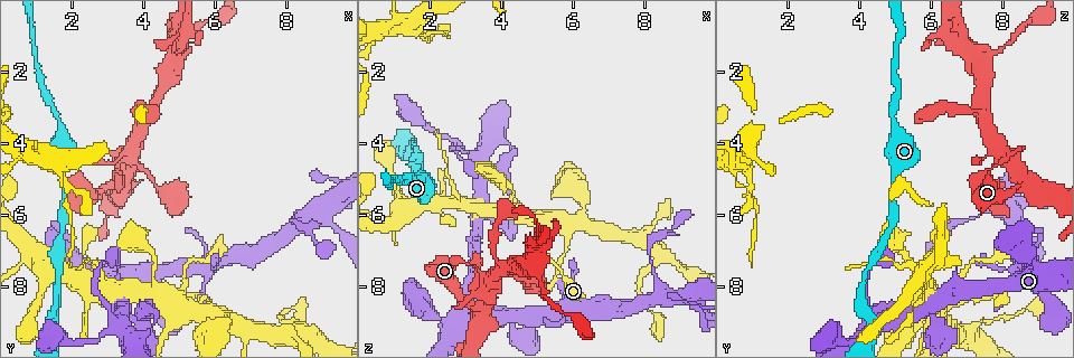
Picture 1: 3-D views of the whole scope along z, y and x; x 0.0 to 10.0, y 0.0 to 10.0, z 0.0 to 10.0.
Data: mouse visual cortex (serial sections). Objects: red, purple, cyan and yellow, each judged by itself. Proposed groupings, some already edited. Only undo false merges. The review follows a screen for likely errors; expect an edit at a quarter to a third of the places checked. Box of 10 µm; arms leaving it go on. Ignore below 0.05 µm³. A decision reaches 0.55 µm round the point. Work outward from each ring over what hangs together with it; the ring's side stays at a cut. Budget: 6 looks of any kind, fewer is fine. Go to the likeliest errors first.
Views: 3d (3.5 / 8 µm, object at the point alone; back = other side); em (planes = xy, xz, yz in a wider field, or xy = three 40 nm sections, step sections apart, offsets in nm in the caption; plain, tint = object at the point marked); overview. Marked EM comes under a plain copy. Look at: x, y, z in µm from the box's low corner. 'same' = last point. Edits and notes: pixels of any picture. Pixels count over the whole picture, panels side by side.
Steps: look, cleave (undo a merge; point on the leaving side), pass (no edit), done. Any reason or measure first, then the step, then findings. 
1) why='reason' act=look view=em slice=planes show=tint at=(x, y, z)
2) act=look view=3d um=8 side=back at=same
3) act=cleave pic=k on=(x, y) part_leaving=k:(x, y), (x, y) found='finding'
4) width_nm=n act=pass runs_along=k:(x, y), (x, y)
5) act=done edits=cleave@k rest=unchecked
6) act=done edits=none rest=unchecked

why='four or more arms meet' act=look view=3d um=3.5 at=(5.05, 8.40, 6.15)

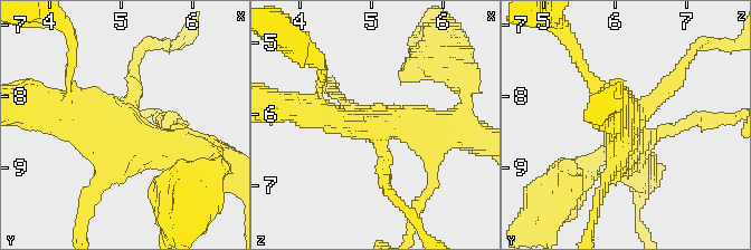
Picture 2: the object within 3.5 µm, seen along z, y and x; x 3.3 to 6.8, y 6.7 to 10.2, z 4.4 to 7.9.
why='need the tissue' act=look view=em slice=xy step=3 show=tint at=(5.10, 8.45, 6.20)

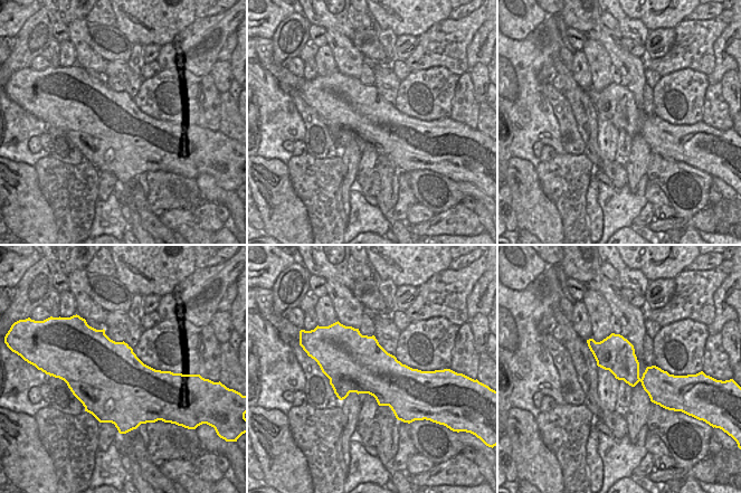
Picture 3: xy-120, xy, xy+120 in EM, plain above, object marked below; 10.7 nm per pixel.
act=pass runs_along=2:(133, 68), (129, 126), (198, 154) found='one cell here'

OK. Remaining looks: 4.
why='thin arm on a thick one' act=look view=3d um=8 side=back at=(3.35, 9.15, 4.50)

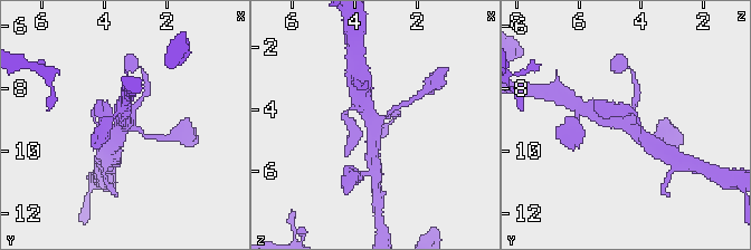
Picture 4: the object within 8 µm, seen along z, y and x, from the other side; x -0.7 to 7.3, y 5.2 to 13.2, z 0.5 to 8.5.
act=look view=3d um=3.5 at=same

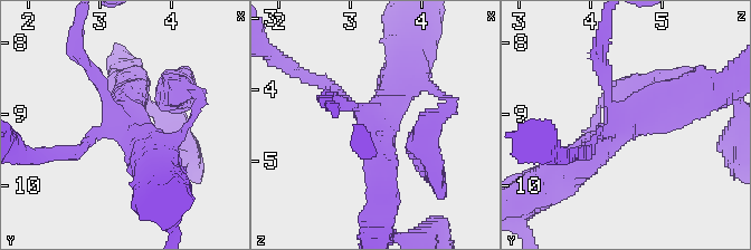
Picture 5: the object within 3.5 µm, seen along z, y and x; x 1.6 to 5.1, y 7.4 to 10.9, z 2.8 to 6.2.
arms=4 arm_widths_nm=150,150,350,450 why='now the EM' act=look view=em slice=xy step=1 show=tint at=(3.35, 9.15, 4.45)

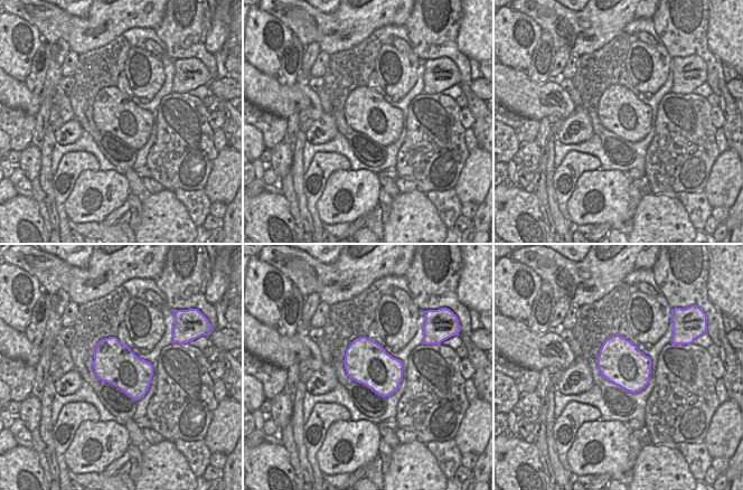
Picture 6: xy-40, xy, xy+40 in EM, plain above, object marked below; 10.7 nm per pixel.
act=pass runs_along=5:(685, 93), (586, 141) found='continuous, no second cell'

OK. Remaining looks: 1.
act=done edits=none rest=unchecked

